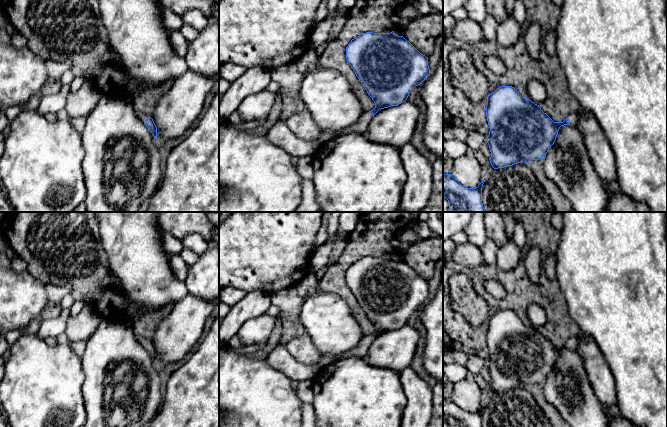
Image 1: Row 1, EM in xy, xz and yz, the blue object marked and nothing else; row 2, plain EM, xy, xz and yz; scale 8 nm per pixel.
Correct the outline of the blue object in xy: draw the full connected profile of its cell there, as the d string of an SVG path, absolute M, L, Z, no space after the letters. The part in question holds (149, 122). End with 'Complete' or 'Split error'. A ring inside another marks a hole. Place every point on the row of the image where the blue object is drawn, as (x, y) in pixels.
M135 111L136 116L146 125L149 131L153 134L154 138L157 137L157 127L151 117L142 114L140 111Z. Split error

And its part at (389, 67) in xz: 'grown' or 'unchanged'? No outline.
grown

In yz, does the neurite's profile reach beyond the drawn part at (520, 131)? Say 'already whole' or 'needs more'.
needs more

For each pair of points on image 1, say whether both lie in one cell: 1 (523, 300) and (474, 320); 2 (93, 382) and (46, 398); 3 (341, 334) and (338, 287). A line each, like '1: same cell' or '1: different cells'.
1: different cells
2: different cells
3: different cells

